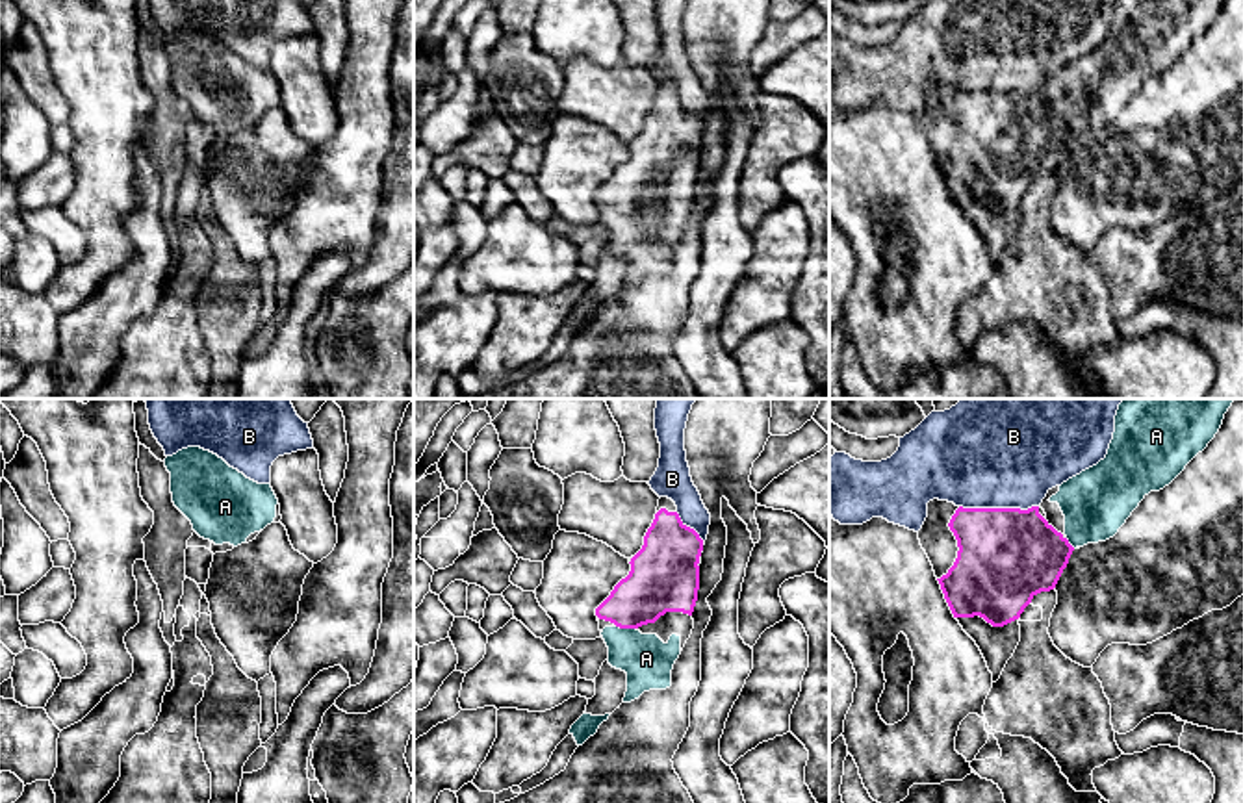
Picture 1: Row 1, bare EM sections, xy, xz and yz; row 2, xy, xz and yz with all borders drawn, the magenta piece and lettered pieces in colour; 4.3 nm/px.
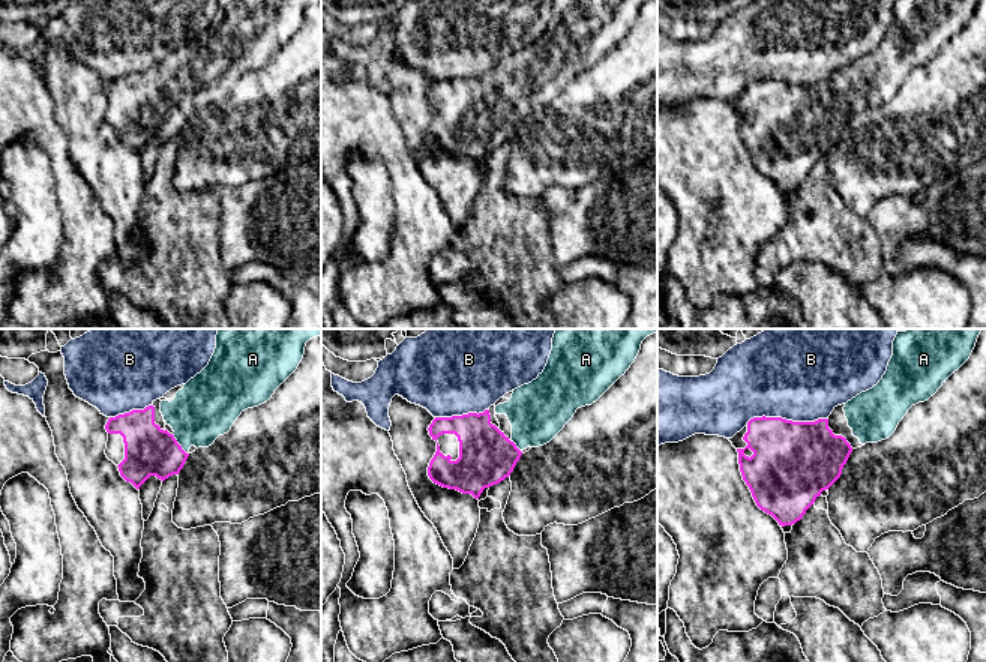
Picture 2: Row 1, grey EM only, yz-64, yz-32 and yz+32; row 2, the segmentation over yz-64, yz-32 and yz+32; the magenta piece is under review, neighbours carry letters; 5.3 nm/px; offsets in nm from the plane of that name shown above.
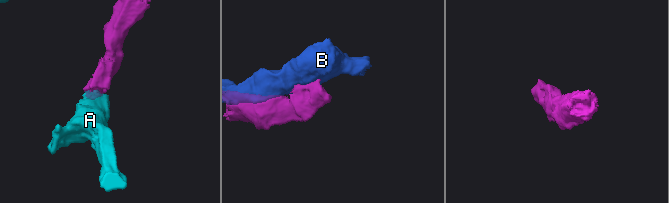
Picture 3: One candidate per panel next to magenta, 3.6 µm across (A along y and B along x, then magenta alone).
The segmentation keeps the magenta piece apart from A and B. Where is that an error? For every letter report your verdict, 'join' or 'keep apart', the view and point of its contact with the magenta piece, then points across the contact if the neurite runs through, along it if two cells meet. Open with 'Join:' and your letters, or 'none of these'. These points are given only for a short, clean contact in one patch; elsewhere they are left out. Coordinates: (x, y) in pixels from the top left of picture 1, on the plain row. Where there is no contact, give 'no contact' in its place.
Join: A
A: join | xz (626, 212) | across xz (659, 165), (627, 197), (626, 212), (626, 223), (646, 243)
B: keep apart | yz (999, 93)

